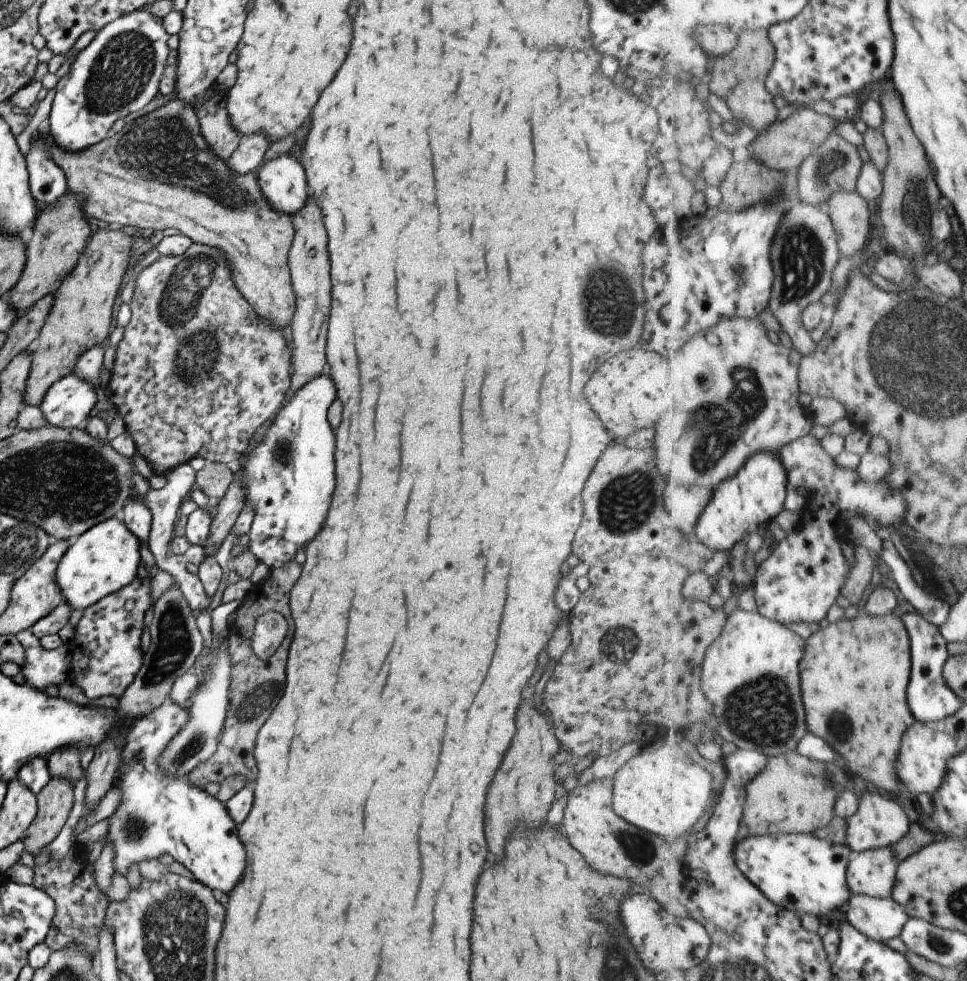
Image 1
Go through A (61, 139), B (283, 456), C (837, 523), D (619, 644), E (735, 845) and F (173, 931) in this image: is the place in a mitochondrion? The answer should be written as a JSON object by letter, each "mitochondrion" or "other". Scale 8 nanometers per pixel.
{"A":"other","B":"mitochondrion","C":"other","D":"mitochondrion","E":"other","F":"mitochondrion"}

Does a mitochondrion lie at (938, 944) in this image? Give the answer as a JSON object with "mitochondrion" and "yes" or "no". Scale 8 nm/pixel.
{"mitochondrion":"yes"}

